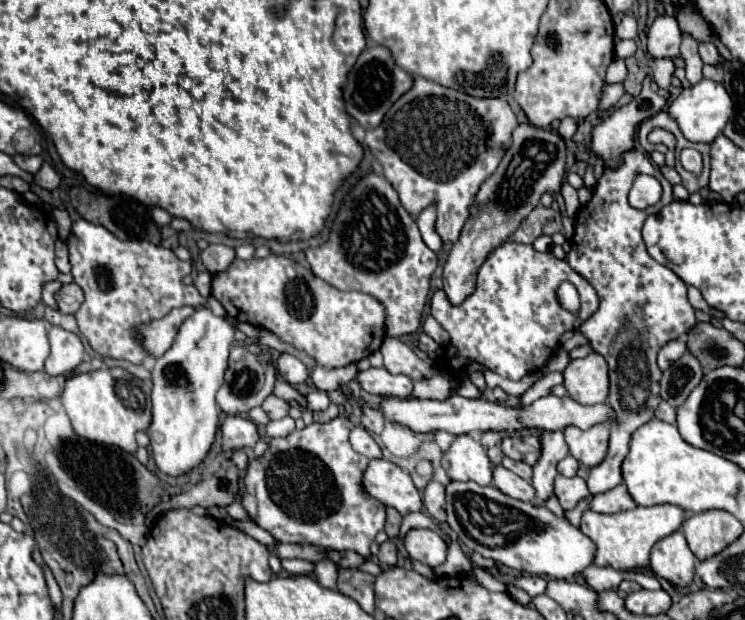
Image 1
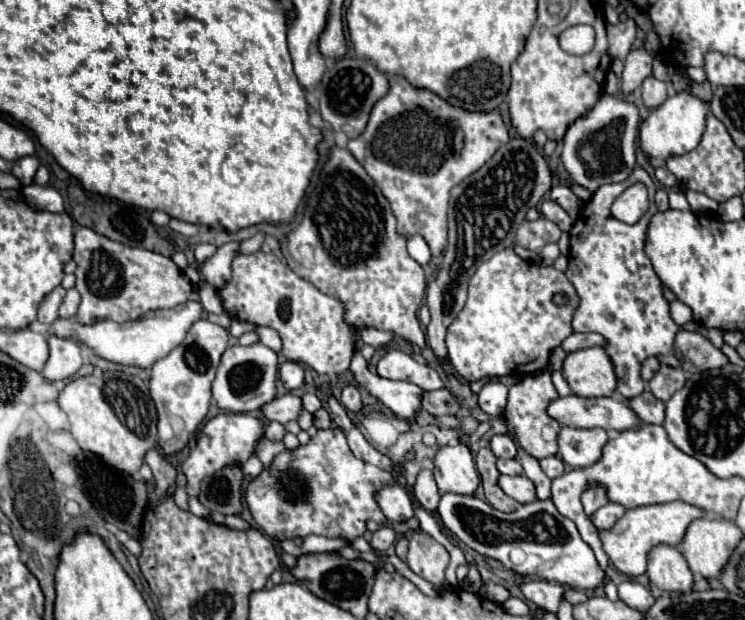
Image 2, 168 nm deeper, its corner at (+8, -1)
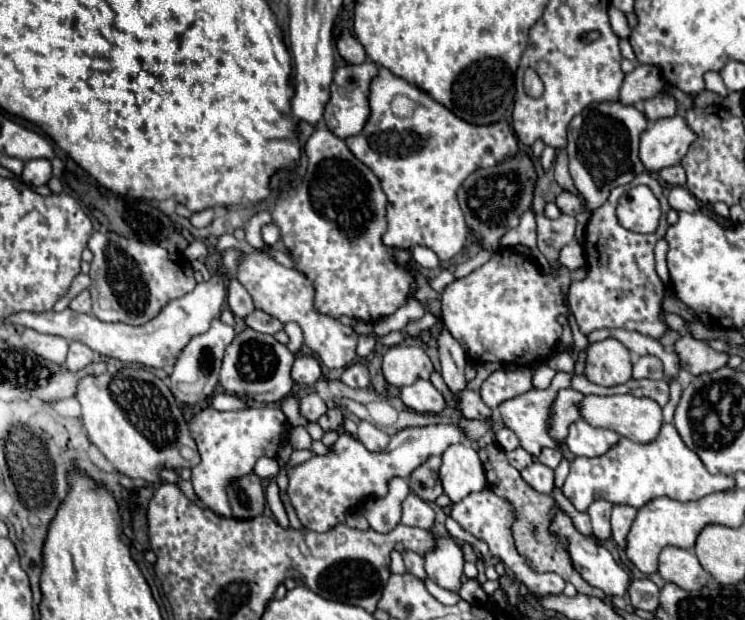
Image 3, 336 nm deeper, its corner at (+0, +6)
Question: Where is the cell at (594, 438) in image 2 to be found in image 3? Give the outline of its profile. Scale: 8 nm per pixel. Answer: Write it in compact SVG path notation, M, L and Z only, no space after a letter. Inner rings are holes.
M578 419L570 425L566 445L572 455L584 455L584 457L598 457L604 455L612 445L620 441L620 435L610 429L600 429L588 425L584 419Z

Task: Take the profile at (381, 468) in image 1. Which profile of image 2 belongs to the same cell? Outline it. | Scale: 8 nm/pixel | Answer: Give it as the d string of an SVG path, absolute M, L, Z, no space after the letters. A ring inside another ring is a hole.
M396 482L380 488L376 492L376 502L378 502L378 506L382 508L382 512L388 520L402 522L402 520L408 520L408 518L414 516L410 496Z

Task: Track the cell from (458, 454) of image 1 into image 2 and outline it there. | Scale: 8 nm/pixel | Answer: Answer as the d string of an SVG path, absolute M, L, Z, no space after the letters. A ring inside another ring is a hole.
M462 442L438 448L434 466L434 478L440 492L474 494L480 486L480 474L476 470L474 456Z

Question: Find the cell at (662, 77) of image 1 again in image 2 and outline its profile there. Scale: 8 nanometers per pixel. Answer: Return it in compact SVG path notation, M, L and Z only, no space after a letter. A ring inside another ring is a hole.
M648 76L648 80L642 82L642 98L644 98L646 106L656 108L666 100L666 96L668 96L666 94L666 84L656 80L654 76Z

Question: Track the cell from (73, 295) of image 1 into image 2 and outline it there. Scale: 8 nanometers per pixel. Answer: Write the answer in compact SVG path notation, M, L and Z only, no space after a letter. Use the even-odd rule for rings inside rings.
M70 288L68 294L64 296L62 304L60 304L60 318L74 318L76 316L76 310L78 310L78 304L80 304L80 294L76 288Z

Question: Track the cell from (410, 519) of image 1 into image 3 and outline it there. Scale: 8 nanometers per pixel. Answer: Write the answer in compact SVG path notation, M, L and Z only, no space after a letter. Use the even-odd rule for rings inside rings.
M406 551L404 553L404 563L406 563L406 569L408 573L412 573L414 577L418 579L426 579L426 571L424 571L424 559L418 555L418 553L412 553L412 551Z

